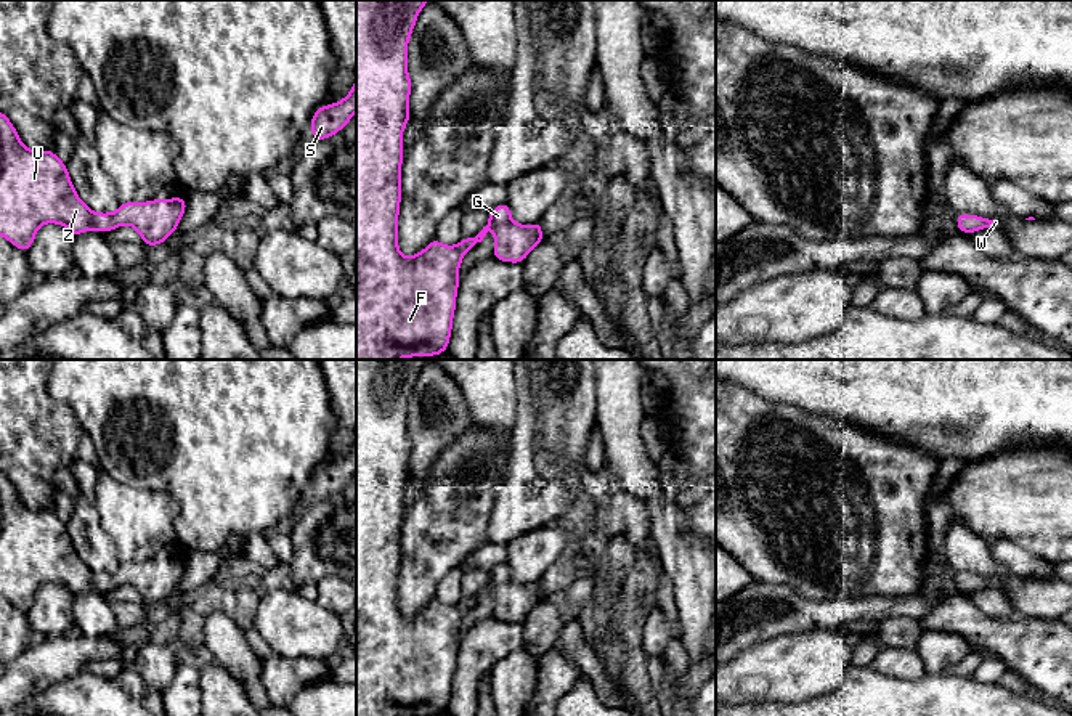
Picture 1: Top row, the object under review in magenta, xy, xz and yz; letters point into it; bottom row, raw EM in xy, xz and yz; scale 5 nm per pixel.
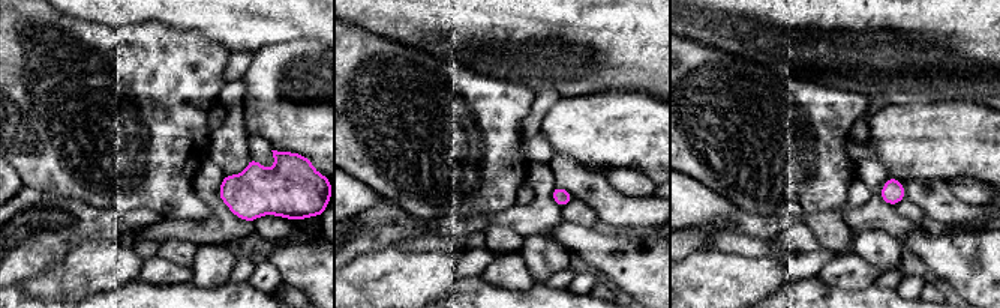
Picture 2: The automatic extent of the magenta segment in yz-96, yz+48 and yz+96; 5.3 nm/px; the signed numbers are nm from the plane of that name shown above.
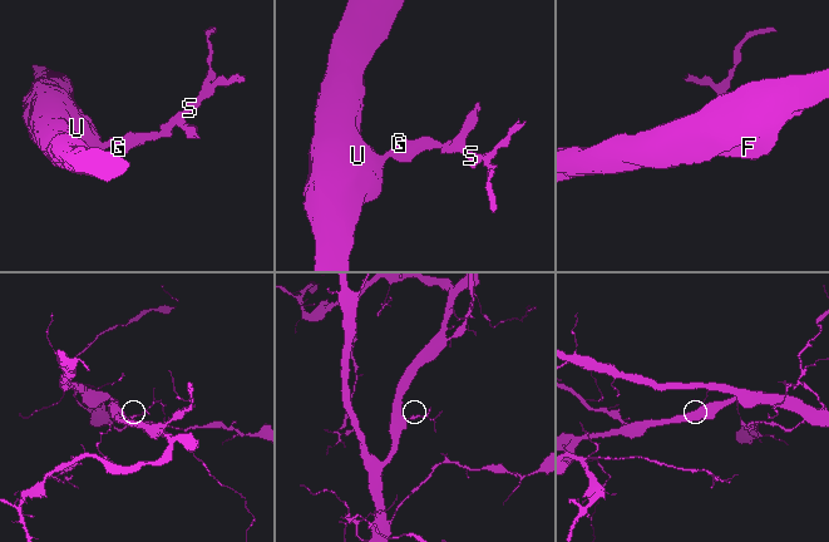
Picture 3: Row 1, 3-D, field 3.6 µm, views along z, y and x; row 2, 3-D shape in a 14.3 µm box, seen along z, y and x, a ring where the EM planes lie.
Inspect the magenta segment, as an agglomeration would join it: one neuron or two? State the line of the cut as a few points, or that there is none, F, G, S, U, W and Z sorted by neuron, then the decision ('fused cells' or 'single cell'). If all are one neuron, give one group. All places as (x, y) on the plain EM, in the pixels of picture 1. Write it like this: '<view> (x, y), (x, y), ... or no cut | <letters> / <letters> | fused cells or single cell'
no cut | F G S U W Z | single cell

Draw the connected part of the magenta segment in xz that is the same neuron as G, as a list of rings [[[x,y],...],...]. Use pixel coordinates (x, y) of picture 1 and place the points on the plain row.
[[[356,360],[356,716],[437,716],[448,711],[459,650],[459,628],[464,613],[494,589],[493,616],[499,621],[523,623],[544,600],[541,581],[520,584],[512,580],[507,562],[488,573],[488,584],[457,605],[445,605],[437,597],[412,616],[398,608],[398,576],[401,563],[403,490],[411,478],[408,467],[412,443],[408,433],[408,403],[416,380],[428,360]]]

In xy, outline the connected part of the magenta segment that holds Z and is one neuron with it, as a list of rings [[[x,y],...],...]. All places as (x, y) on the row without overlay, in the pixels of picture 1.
[[[0,470],[0,596],[16,608],[27,612],[37,589],[45,583],[66,586],[72,596],[88,589],[109,592],[117,586],[133,586],[146,607],[167,600],[178,588],[186,572],[186,555],[152,559],[146,562],[120,562],[114,573],[95,573],[75,552],[66,523],[51,511],[32,511],[21,498],[11,480]]]

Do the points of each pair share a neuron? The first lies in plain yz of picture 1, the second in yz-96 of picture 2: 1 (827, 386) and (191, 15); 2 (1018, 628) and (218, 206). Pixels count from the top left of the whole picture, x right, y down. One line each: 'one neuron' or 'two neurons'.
1: one neuron
2: one neuron

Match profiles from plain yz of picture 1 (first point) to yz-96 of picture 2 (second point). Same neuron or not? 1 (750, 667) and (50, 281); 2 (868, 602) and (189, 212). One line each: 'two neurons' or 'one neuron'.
1: one neuron
2: two neurons

